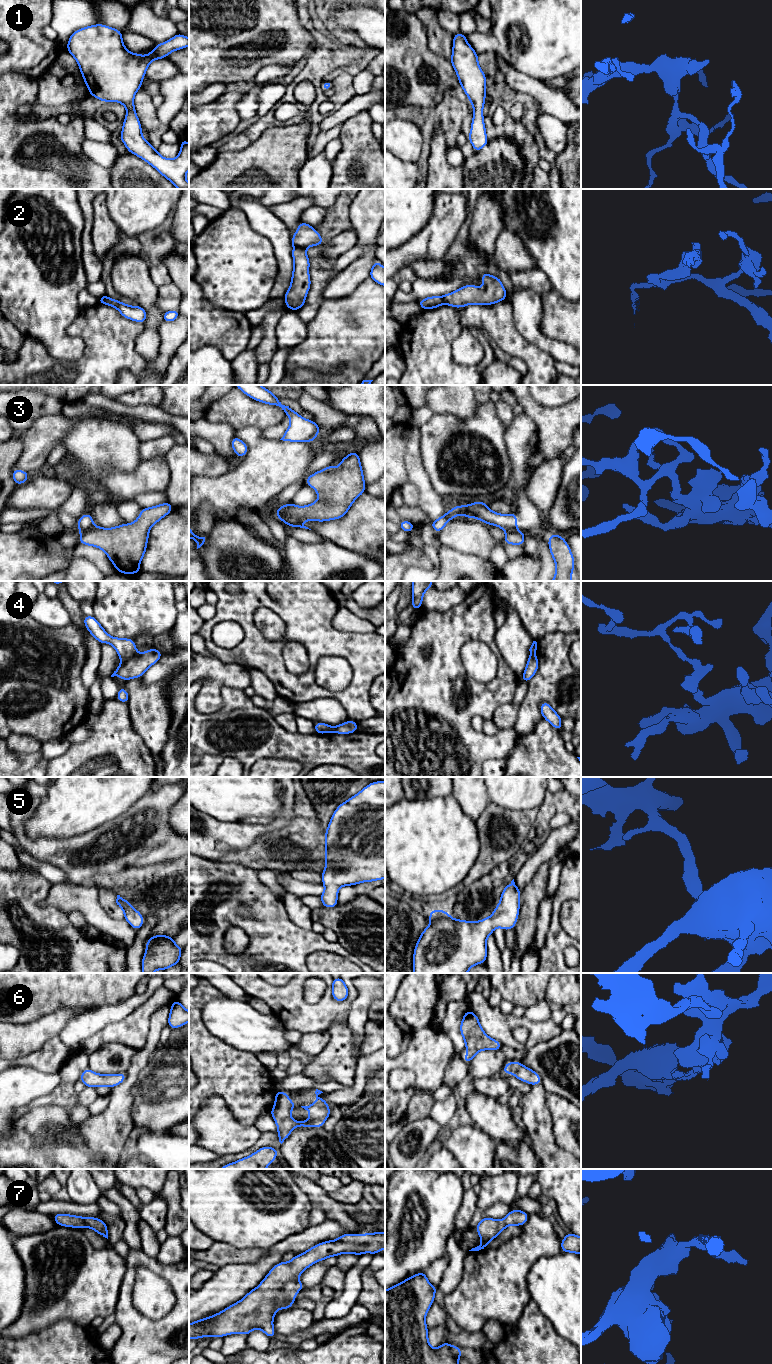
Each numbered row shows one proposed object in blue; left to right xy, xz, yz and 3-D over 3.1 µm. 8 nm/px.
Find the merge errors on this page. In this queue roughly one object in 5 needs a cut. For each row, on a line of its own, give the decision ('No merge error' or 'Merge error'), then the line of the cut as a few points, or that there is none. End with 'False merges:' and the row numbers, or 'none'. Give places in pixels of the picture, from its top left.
1: No merge error. No split
2: Merge error. Split along xz (294, 246), (300, 246), (304, 249)
3: Merge error. Split along xz (284, 506), (280, 518)
4: Merge error. Split along xy (136, 653), (121, 662)
5: No merge error. No split
6: No merge error. No split
7: No merge error. No split
False merges: 2, 3, 4

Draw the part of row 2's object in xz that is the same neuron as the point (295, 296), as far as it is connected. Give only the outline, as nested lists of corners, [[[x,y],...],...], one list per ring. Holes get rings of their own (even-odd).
[[[294,247],[292,251],[293,273],[291,284],[284,295],[285,305],[290,310],[297,311],[303,307],[311,286],[309,277],[310,261],[305,249]]]

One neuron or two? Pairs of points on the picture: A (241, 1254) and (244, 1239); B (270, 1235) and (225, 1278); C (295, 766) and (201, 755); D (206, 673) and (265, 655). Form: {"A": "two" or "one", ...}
{"A": "two", "B": "two", "C": "two", "D": "two"}

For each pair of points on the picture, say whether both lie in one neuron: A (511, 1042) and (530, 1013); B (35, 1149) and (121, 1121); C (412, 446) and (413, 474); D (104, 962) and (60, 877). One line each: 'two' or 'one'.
A: two
B: one
C: one
D: two

